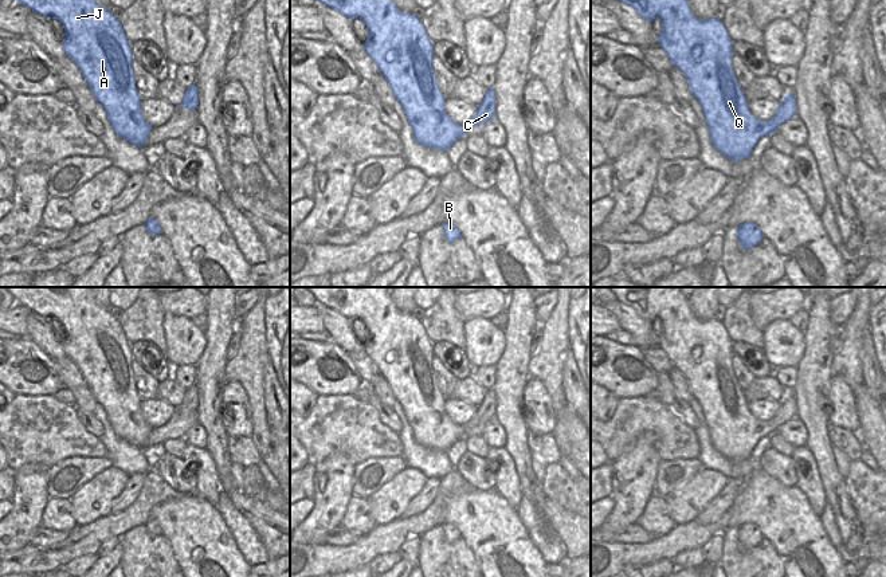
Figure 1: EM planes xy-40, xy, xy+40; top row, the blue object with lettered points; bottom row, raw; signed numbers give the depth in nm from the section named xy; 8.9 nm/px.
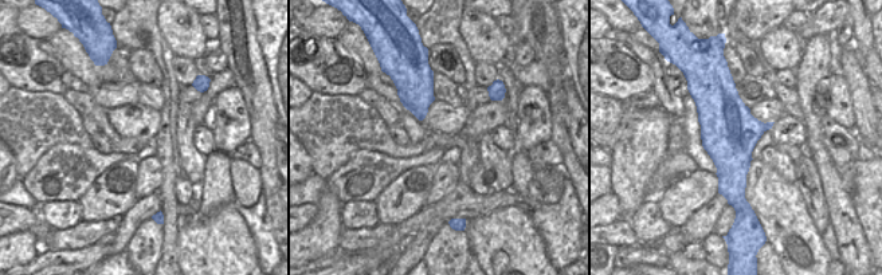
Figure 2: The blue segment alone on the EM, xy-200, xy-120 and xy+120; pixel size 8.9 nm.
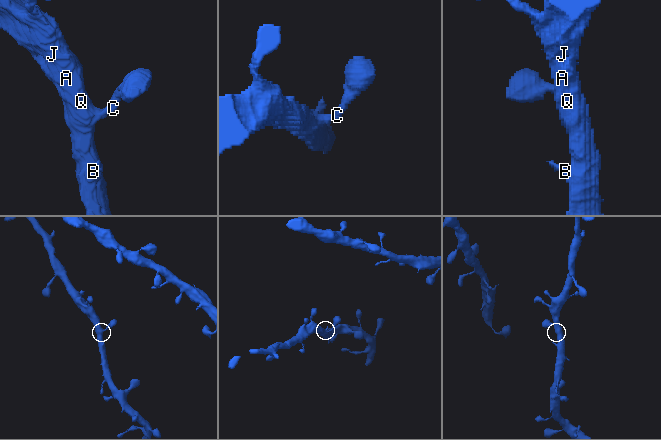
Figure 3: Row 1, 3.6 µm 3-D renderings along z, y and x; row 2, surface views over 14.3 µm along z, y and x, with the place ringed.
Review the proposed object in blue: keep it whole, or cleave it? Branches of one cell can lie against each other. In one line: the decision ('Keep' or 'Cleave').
Keep.

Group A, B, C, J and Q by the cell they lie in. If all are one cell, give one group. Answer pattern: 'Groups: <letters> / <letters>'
Groups: A B C J Q.

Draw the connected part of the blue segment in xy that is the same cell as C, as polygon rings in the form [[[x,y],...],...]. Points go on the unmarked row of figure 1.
[[[306,287],[317,302],[338,311],[348,319],[361,319],[369,338],[362,344],[365,353],[379,368],[400,403],[422,447],[446,452],[475,425],[486,425],[495,417],[495,392],[489,389],[477,413],[464,424],[455,424],[444,411],[443,397],[434,372],[434,344],[413,314],[403,314],[392,302],[387,287]]]

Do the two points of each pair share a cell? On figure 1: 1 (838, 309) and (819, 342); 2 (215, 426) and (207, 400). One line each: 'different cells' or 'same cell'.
1: different cells
2: same cell

